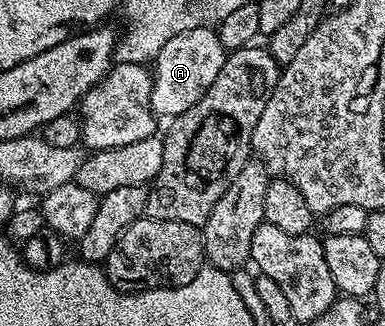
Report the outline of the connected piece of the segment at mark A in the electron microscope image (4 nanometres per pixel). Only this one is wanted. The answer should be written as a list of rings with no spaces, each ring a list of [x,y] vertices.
[[[215,27],[187,28],[182,34],[174,34],[174,38],[162,46],[151,69],[150,102],[157,117],[180,116],[190,110],[194,102],[201,100],[214,78],[218,78],[218,70],[222,70],[225,55],[226,49],[222,46],[220,33]]]

